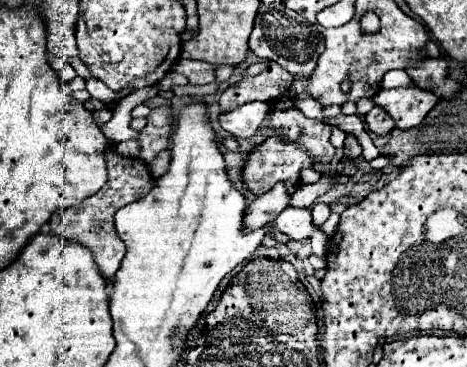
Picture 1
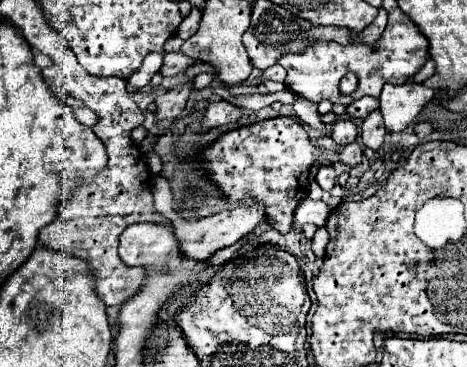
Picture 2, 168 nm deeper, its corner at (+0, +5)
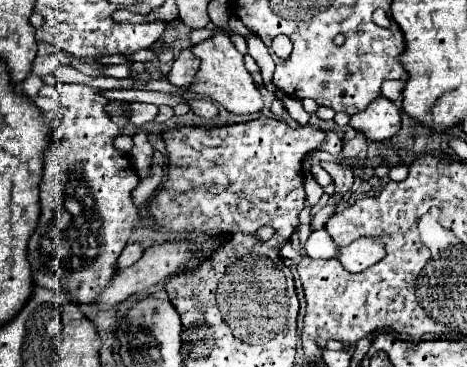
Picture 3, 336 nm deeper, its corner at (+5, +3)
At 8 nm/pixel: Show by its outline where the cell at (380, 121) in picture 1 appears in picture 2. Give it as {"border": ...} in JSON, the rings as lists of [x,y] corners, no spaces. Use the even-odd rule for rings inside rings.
{"border":[[[379,111],[369,113],[369,117],[365,117],[363,125],[361,125],[361,141],[363,141],[363,145],[367,145],[371,149],[379,149],[385,135],[387,135],[387,129],[383,125],[381,113]]]}

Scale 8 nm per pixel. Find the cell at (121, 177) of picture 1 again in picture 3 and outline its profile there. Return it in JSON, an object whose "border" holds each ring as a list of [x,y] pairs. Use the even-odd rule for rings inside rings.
{"border":[[[66,83],[64,87],[56,87],[56,97],[64,105],[64,115],[54,119],[54,141],[46,151],[44,179],[40,183],[42,215],[28,243],[28,261],[32,265],[32,279],[36,285],[44,285],[54,291],[68,287],[76,303],[96,303],[98,295],[106,291],[110,279],[114,277],[116,257],[126,247],[136,227],[144,221],[130,197],[140,177],[134,171],[130,157],[114,147],[114,139],[118,135],[136,133],[136,127],[130,123],[132,105],[120,103],[124,117],[128,119],[126,127],[120,127],[118,123],[112,121],[112,115],[106,111],[106,107],[112,101],[108,101],[102,95],[102,91],[94,87],[86,87],[82,83]]]}

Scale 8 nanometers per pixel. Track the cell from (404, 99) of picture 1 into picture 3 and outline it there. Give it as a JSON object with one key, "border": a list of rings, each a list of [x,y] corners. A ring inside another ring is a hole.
{"border":[[[380,95],[366,111],[354,115],[350,125],[362,131],[370,141],[386,141],[400,129],[400,107]]]}

